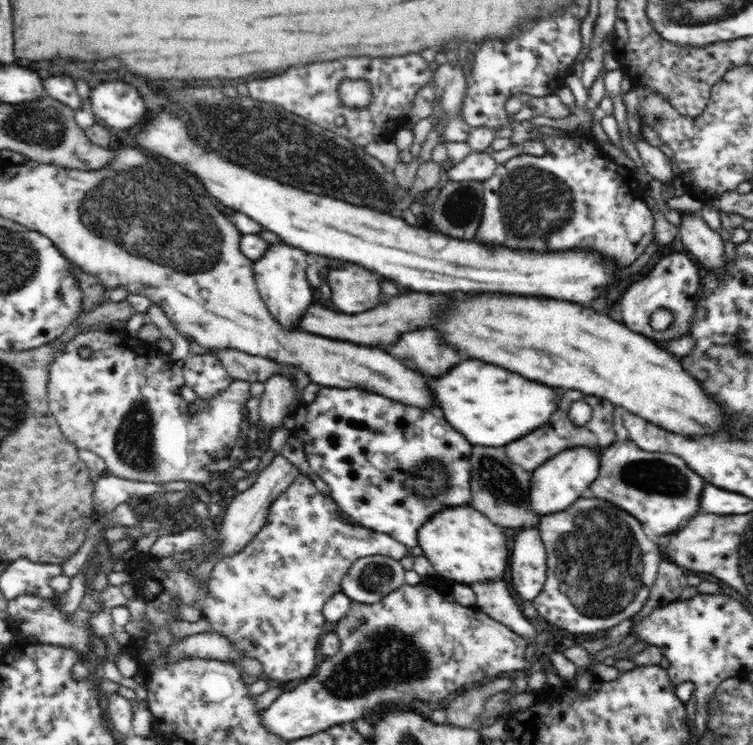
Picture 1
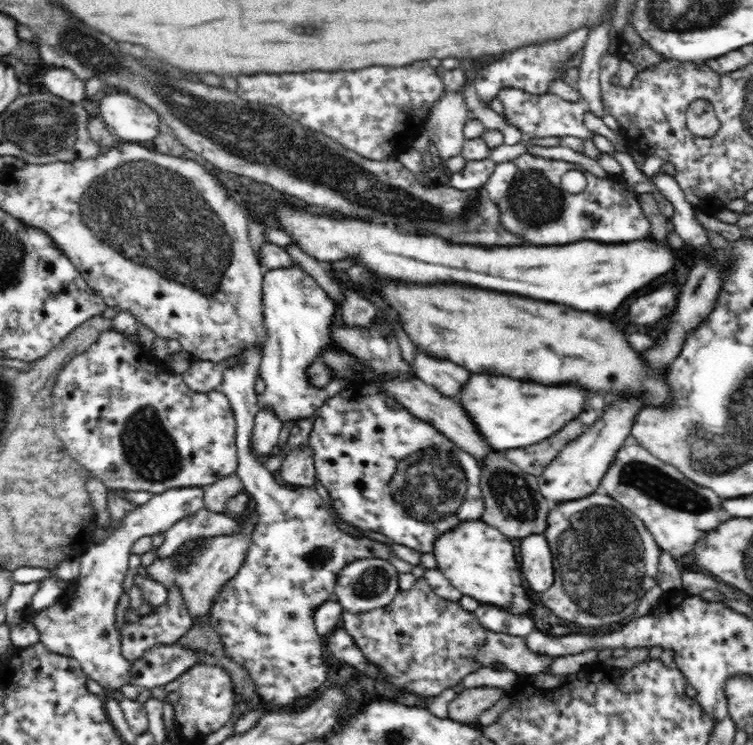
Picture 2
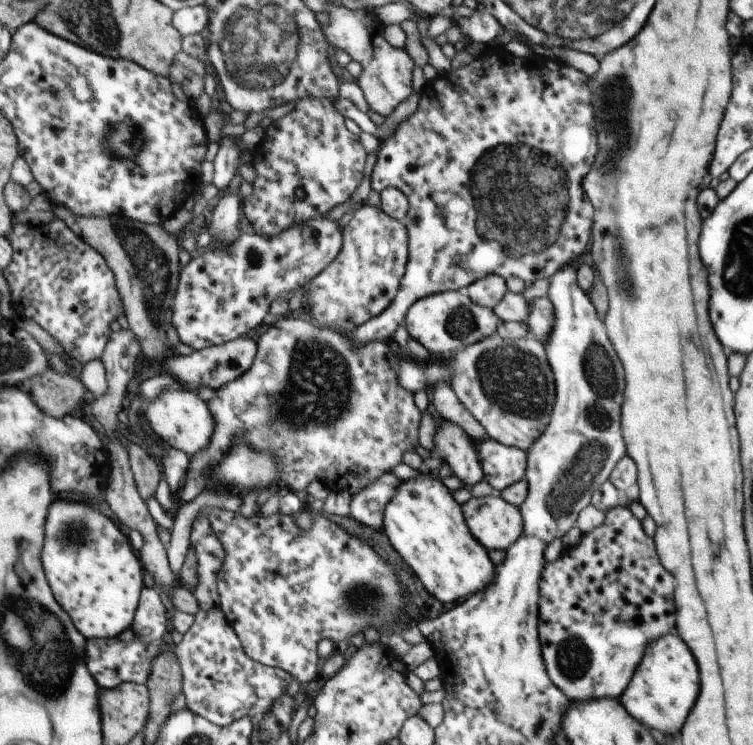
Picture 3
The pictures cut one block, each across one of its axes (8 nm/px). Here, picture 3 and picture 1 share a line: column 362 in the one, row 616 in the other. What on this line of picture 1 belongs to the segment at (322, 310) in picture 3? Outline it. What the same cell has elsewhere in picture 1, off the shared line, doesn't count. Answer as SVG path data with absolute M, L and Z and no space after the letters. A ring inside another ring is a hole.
M300 474L271 502L265 525L248 546L234 556L218 560L211 571L200 614L209 620L215 632L223 634L237 650L241 650L243 656L259 660L263 677L271 680L272 685L286 685L314 674L318 666L316 646L324 634L334 631L334 624L324 618L323 606L332 595L341 591L342 579L355 560L382 555L401 561L408 554L407 547L392 536L361 524L348 525L338 511L341 510L333 498L324 497L312 479Z

